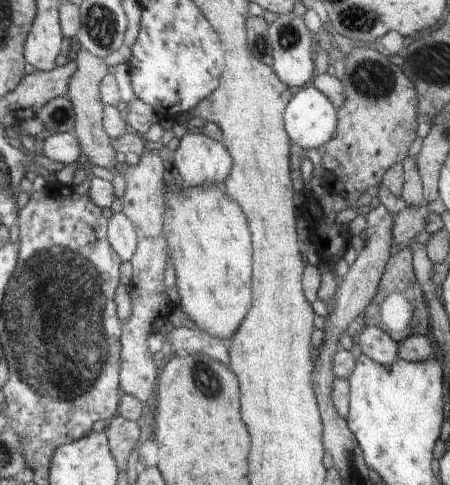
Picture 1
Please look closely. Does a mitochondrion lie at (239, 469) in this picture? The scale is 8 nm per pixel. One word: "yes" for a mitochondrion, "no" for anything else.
no

